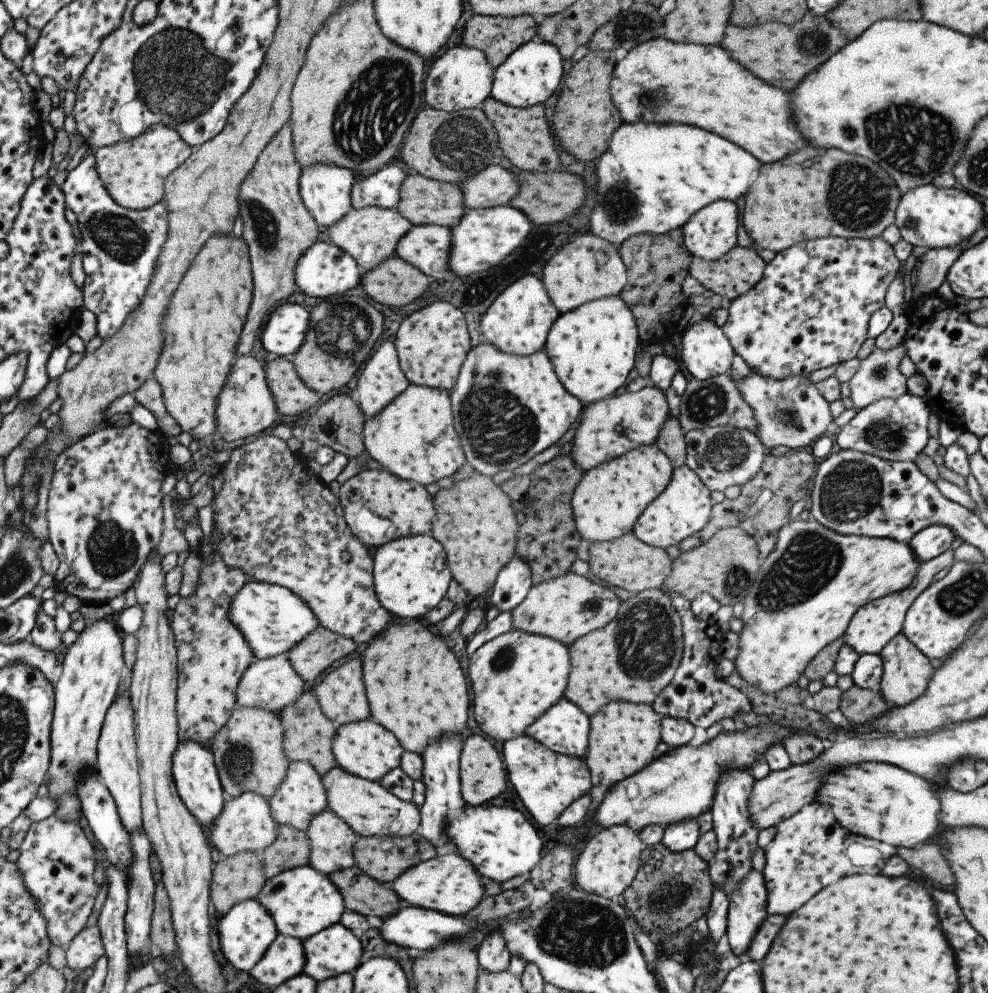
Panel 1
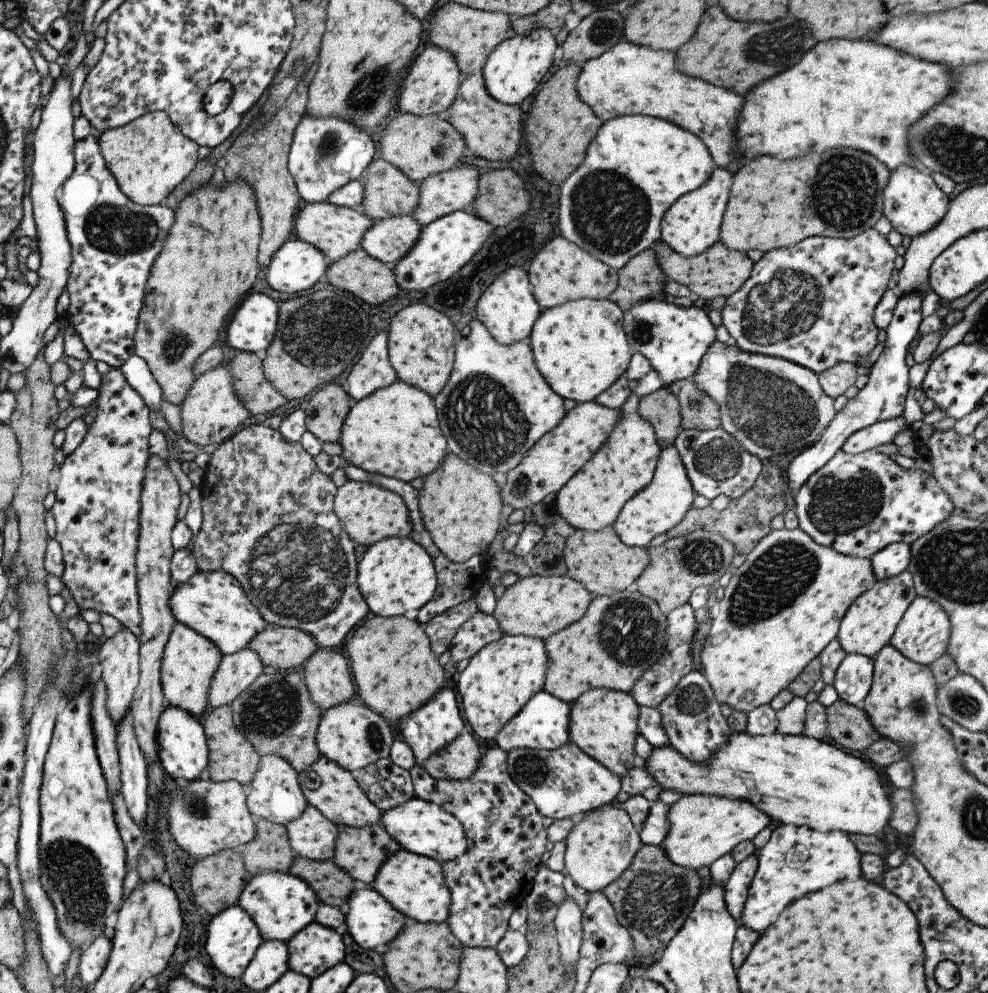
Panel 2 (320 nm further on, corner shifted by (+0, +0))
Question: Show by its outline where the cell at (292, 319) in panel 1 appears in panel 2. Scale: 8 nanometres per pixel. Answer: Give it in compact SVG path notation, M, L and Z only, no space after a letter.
M262 293L249 294L225 328L227 346L246 353L265 350L274 337L277 315L278 303Z

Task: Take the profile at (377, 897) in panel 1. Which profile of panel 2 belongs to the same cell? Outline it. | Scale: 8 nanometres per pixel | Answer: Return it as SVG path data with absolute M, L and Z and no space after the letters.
M295 856L288 868L290 875L304 880L319 902L338 908L348 902L353 879L331 861L312 861Z

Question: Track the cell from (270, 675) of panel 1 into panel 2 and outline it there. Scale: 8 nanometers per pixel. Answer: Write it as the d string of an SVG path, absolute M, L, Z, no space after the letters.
M247 648L223 655L207 689L209 707L228 705L262 673L261 670L263 664L259 657Z

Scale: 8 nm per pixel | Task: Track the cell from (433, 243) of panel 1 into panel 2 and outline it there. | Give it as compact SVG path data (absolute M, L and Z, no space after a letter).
M409 215L379 219L361 235L359 246L367 256L392 266L413 246L419 231Z

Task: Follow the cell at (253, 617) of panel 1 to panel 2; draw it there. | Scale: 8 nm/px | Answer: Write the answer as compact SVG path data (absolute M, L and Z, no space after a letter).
M197 570L185 582L174 584L168 605L177 623L210 640L222 655L245 649L247 642L267 624L253 608L237 580L222 570Z

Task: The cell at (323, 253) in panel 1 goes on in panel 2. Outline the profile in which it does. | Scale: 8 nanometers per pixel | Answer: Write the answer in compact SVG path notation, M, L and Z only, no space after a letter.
M287 239L271 256L265 268L267 284L277 292L295 294L324 282L329 260L314 246Z

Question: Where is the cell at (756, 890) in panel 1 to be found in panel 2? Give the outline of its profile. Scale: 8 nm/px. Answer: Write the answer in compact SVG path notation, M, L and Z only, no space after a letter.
M751 853L740 860L724 882L724 903L727 912L735 919L741 916L748 895L748 886L757 868L757 857Z

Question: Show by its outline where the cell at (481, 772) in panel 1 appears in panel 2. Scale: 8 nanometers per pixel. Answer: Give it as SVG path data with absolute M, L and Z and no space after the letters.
M463 732L449 744L428 756L419 767L431 778L461 780L469 778L477 768L481 748L469 732Z

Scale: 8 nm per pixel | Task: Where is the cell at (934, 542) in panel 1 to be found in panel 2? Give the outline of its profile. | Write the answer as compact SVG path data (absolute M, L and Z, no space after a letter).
M891 543L868 559L876 580L886 579L906 570L910 548L907 543Z

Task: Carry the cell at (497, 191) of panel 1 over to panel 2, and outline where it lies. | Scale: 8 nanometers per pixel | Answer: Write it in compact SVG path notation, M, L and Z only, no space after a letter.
M471 166L453 167L439 174L426 176L418 184L418 199L415 208L409 216L417 221L420 226L429 224L432 220L441 218L455 211L465 211L470 208L470 204L478 191L478 176L480 170Z

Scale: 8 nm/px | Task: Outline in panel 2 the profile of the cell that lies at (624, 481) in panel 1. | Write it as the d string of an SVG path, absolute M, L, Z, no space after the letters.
M631 393L621 404L620 417L604 443L583 466L550 498L551 508L570 527L598 531L615 520L629 498L652 479L660 451L651 424L638 413L639 397Z

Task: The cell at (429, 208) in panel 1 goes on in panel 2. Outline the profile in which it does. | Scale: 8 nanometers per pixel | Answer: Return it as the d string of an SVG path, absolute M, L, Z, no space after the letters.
M374 157L368 164L367 174L361 178L361 213L378 221L392 216L409 215L418 199L418 184L410 181L398 168L383 159Z

